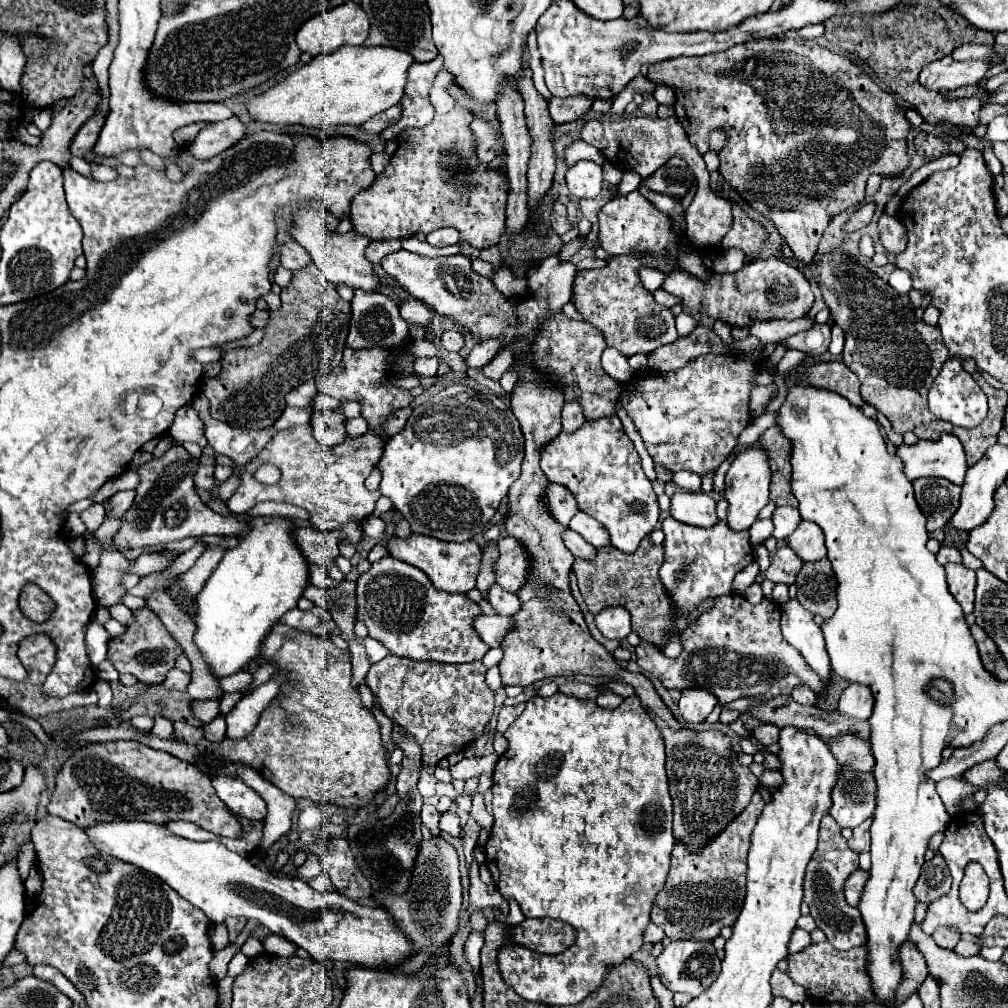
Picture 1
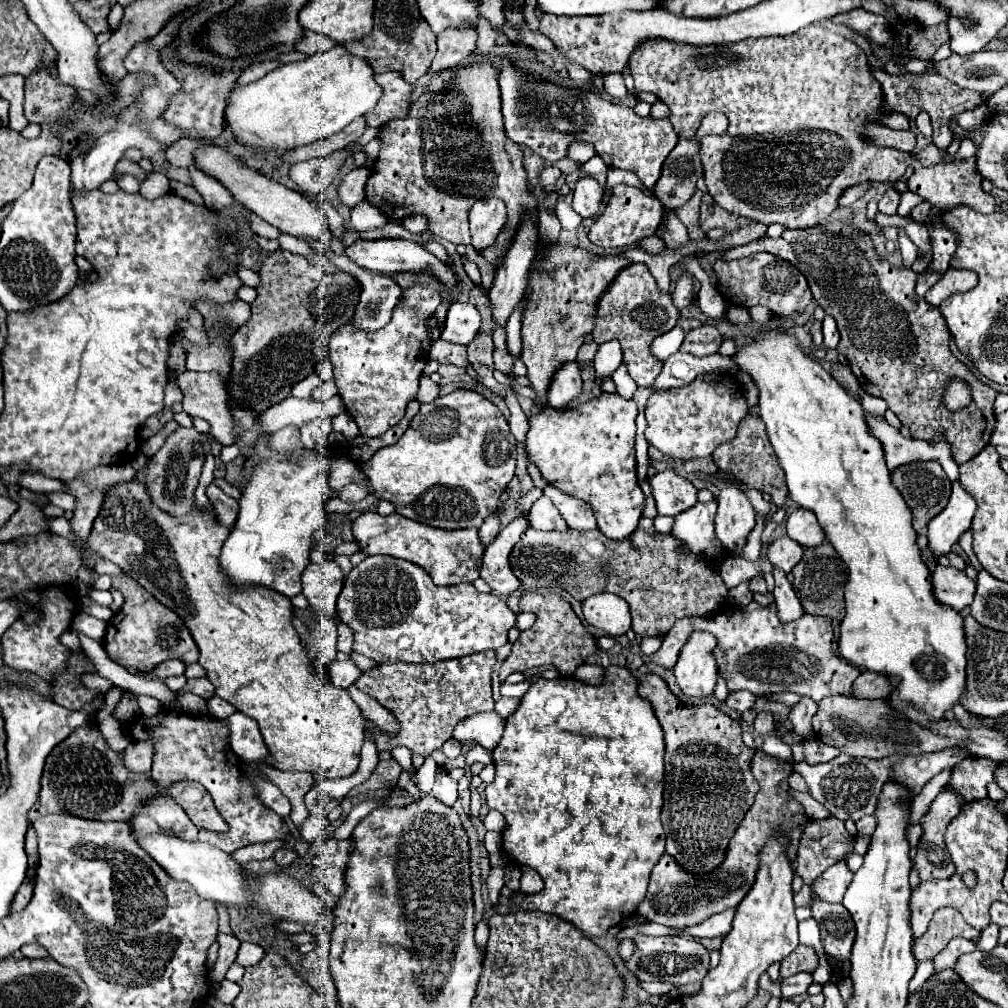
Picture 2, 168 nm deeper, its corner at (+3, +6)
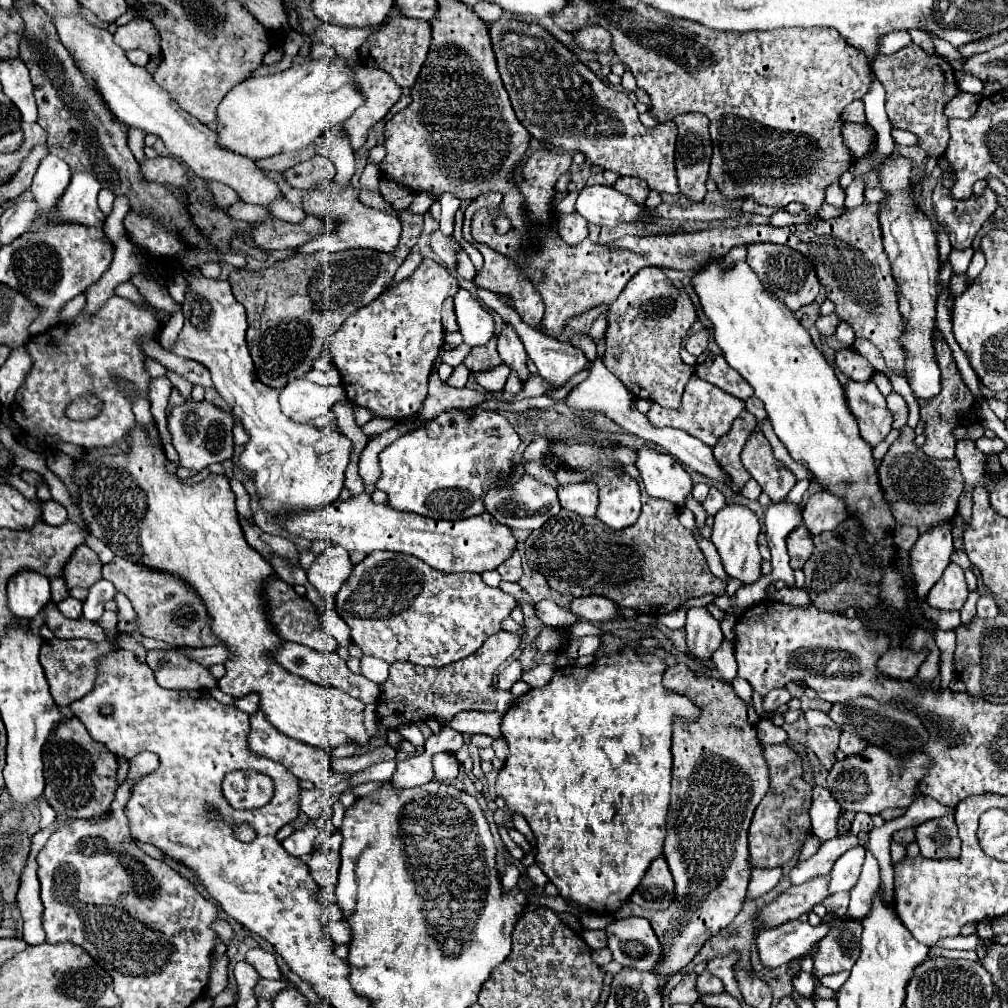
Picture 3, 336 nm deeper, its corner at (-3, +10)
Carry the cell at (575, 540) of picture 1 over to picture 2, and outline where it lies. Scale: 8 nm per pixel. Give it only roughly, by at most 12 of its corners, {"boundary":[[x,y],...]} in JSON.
{"boundary":[[548,496],[526,512],[534,530],[566,530]]}

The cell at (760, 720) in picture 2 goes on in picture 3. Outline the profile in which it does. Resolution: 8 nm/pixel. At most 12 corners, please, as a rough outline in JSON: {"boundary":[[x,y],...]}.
{"boundary":[[786,688],[764,696],[766,712],[778,712],[792,698]]}

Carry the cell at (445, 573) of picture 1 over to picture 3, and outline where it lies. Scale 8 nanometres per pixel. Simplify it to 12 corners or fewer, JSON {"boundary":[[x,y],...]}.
{"boundary":[[366,492],[282,526],[346,550],[482,574],[516,538],[488,512],[432,520]]}

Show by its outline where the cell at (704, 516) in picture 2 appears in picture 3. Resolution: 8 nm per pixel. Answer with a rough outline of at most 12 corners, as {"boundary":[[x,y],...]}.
{"boundary":[[710,488],[702,508],[708,516],[714,516],[724,508],[726,498],[718,488]]}

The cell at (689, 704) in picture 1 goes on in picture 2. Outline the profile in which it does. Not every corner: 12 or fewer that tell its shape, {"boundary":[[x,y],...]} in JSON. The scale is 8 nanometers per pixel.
{"boundary":[[690,632],[676,680],[686,696],[716,686],[714,636]]}

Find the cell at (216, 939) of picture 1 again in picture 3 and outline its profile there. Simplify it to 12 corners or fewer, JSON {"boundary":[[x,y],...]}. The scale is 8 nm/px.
{"boundary":[[228,956],[214,960],[208,996],[218,996],[228,986]]}

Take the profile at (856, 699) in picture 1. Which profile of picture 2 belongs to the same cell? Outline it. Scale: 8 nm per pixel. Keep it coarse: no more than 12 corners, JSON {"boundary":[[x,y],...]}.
{"boundary":[[866,672],[856,678],[856,698],[886,698],[890,676]]}

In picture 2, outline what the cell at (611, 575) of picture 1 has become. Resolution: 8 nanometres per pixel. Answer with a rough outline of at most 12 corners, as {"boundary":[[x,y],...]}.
{"boundary":[[640,518],[624,540],[528,528],[528,588],[610,592],[664,636],[728,600],[712,560]]}

